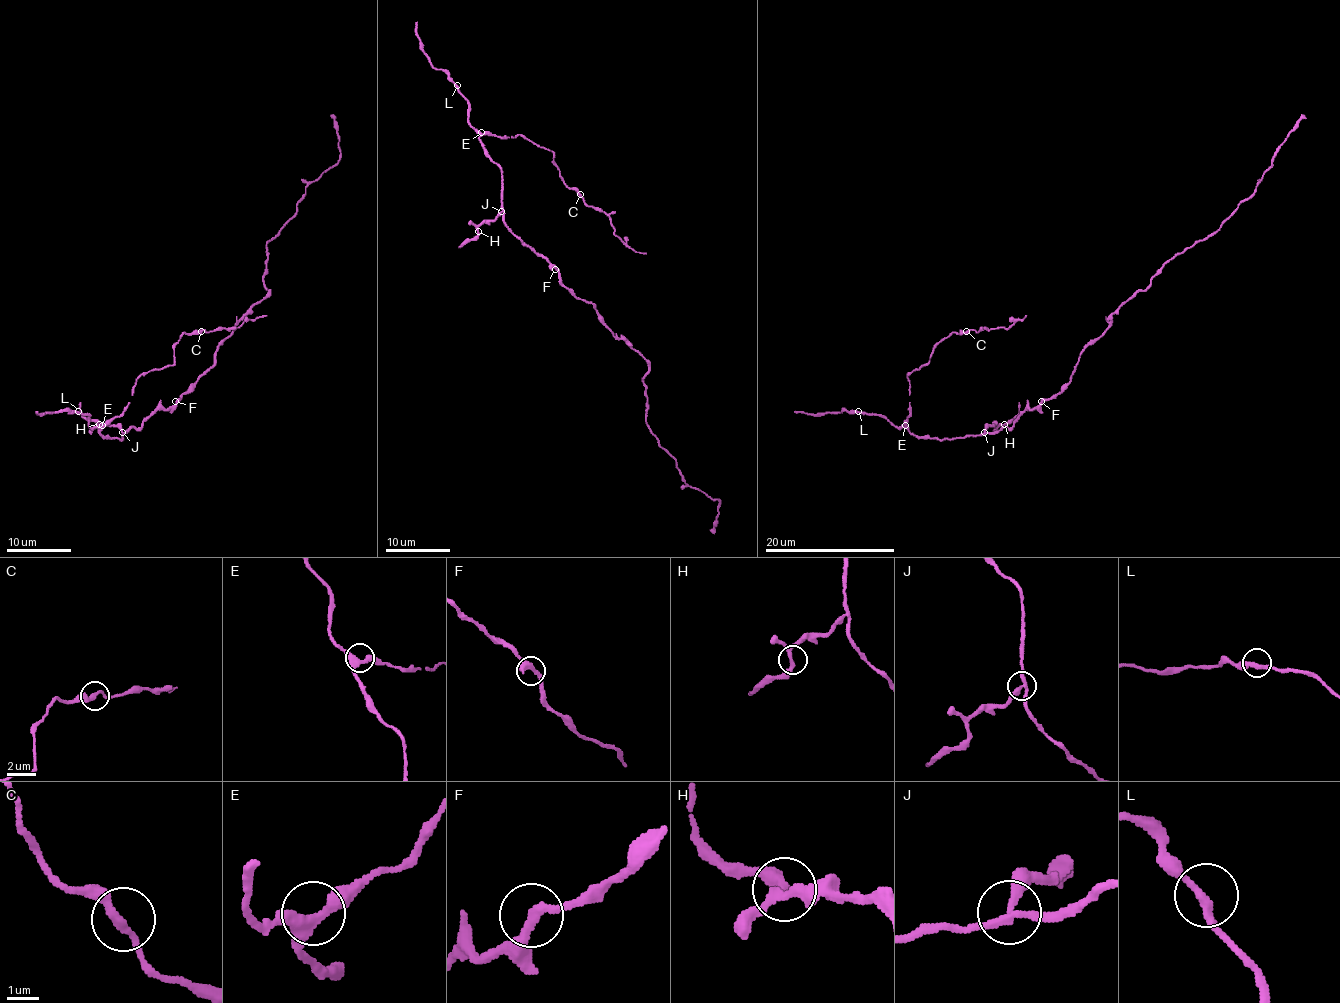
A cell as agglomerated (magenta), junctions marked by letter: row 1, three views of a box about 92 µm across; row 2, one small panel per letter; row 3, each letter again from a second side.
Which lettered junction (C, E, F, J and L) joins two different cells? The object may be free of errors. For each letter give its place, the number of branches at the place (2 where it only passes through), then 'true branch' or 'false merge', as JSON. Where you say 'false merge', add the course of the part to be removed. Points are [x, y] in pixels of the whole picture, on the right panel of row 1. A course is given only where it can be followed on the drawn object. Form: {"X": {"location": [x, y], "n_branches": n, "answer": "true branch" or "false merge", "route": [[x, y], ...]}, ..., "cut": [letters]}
{"C": {"location": [966, 331], "n_branches": 2, "answer": "true branch"}, "E": {"location": [905, 425], "n_branches": 3, "answer": "true branch"}, "F": {"location": [1041, 401], "n_branches": 2, "answer": "true branch"}, "J": {"location": [984, 432], "n_branches": 3, "answer": "false merge", "route": [[984, 432], [1012, 419], [1018, 412], [1018, 402]]}, "L": {"location": [858, 411], "n_branches": 2, "answer": "true branch"}, "cut": ["J"]}

